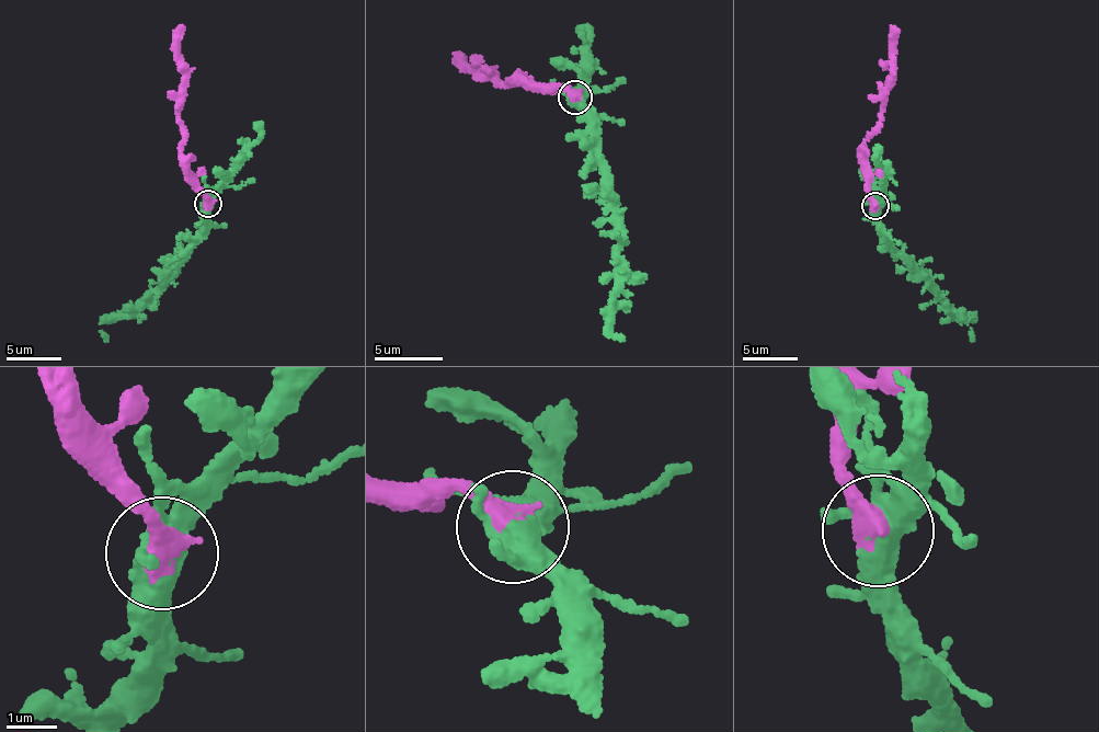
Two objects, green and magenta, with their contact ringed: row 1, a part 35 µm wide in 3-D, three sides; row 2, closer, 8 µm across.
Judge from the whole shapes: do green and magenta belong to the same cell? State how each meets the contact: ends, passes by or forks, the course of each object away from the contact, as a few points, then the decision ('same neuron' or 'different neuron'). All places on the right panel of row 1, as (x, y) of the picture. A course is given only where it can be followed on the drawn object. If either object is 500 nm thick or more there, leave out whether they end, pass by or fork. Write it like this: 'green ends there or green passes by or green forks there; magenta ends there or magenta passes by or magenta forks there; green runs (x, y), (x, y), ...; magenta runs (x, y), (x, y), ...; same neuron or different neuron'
green runs (874, 205), (881, 239), (927, 279), (929, 289), (948, 308), (971, 320), (972, 341); magenta runs (874, 205), (863, 169), (862, 150), (882, 111), (882, 89), (893, 75), (893, 27); different neuron

